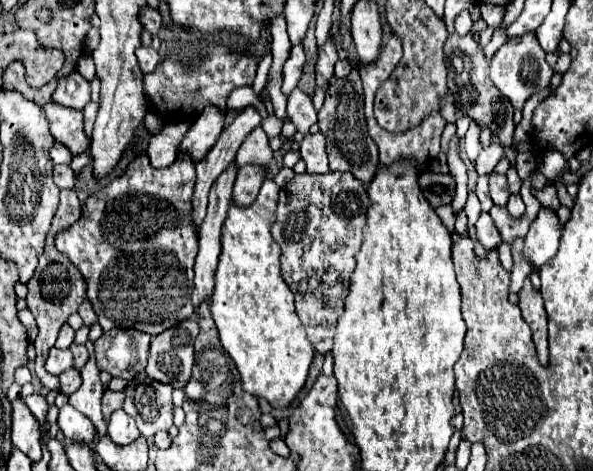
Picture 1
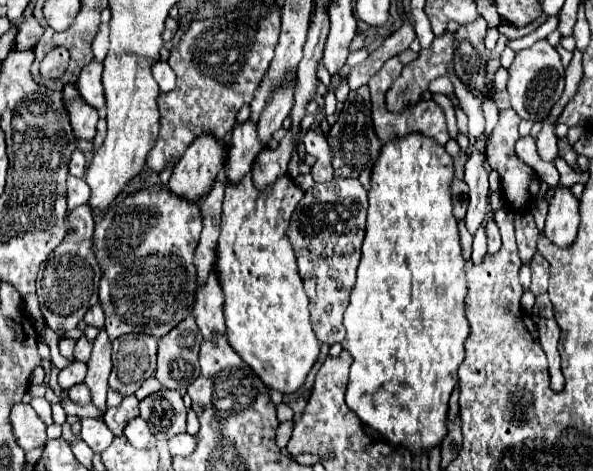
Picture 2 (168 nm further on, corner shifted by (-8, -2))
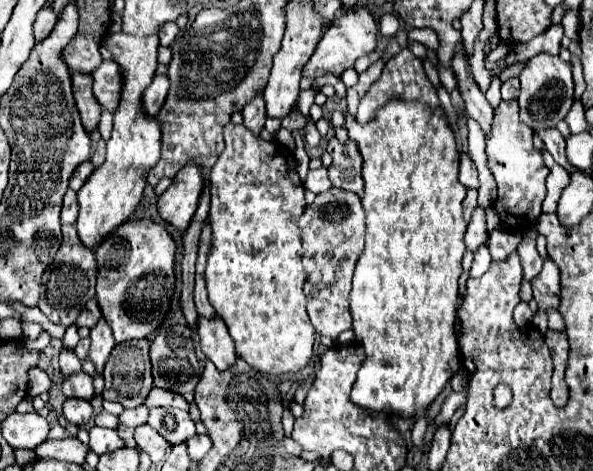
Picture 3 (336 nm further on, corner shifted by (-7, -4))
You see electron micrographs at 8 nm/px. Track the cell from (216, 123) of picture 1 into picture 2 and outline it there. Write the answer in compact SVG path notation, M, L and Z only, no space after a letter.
M198 137L174 167L168 189L186 201L200 201L224 171L222 143Z

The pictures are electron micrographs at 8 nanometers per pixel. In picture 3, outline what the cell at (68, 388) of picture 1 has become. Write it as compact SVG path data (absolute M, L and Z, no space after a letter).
M65 399L63 415L69 423L83 425L93 417L93 407L91 407L91 403L87 403L83 399Z

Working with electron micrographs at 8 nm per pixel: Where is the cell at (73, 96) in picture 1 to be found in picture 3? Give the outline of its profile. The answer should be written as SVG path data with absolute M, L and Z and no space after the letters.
M103 61L93 73L93 95L99 101L99 105L107 111L115 111L119 103L121 93L121 73L119 65L111 61Z

